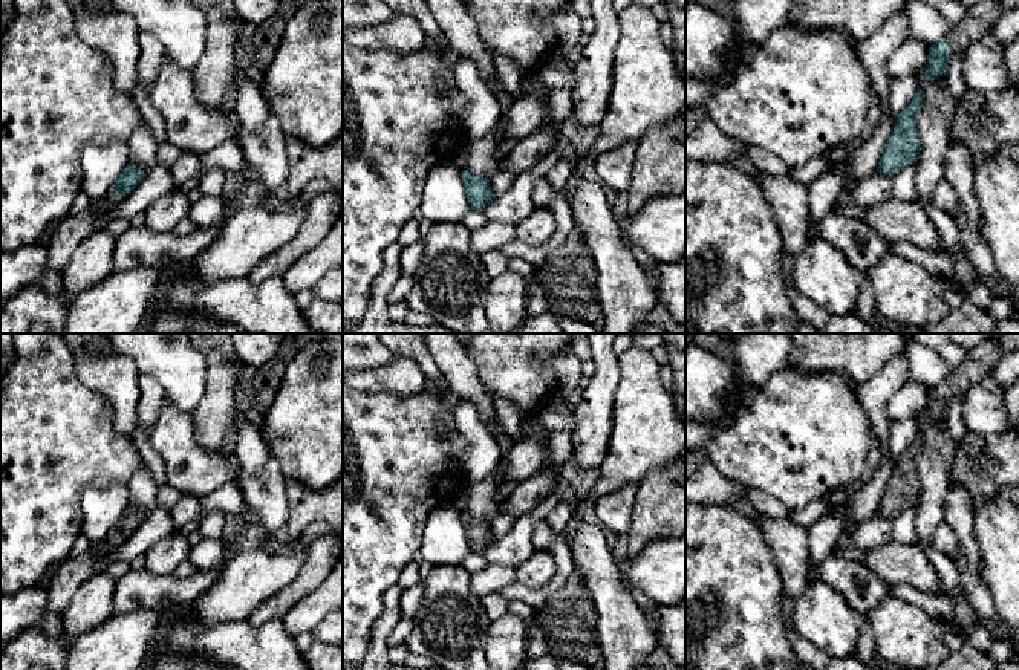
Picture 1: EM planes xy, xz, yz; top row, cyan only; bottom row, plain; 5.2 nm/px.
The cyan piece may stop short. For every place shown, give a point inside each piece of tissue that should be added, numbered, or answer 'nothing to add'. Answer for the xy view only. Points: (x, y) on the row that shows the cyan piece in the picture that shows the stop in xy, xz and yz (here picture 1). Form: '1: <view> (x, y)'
1: xy (110, 199)

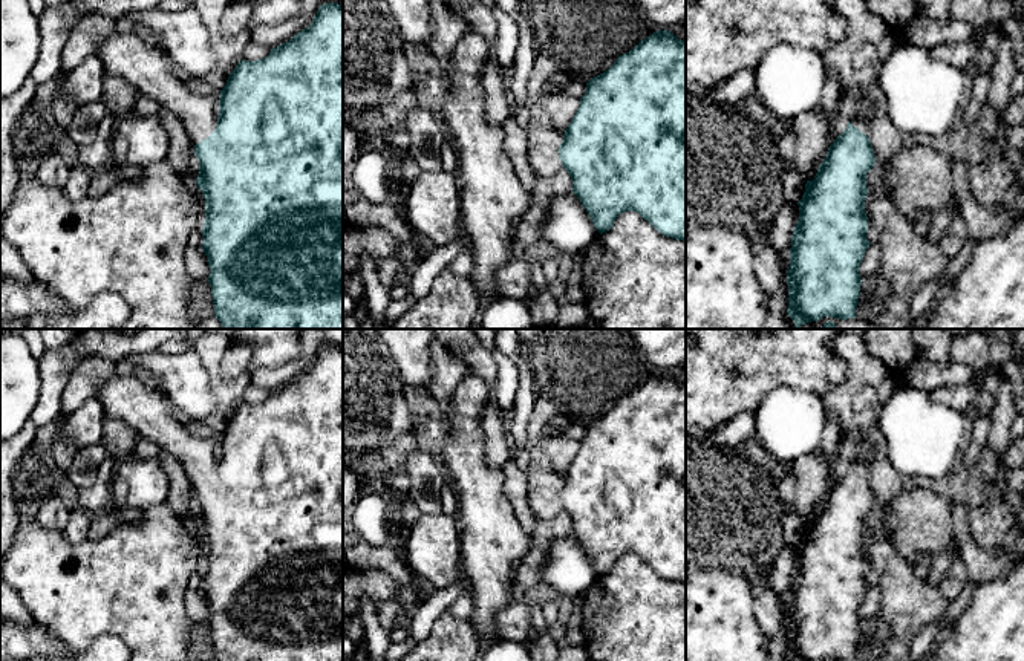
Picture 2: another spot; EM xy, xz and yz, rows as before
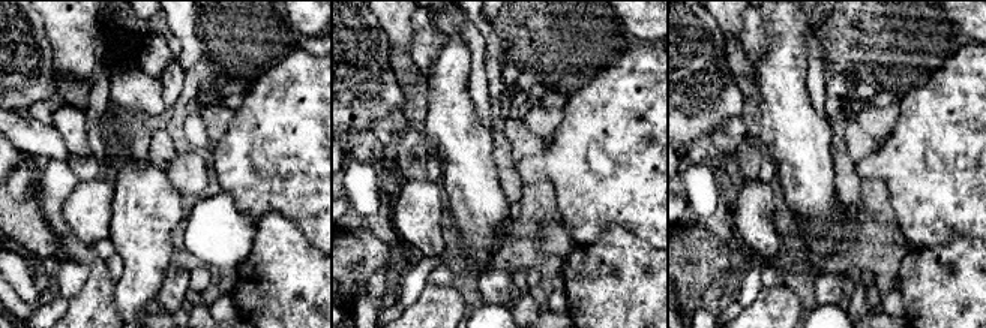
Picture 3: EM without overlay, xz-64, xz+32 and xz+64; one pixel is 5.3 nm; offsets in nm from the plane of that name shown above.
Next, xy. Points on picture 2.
1: xy (147, 68)

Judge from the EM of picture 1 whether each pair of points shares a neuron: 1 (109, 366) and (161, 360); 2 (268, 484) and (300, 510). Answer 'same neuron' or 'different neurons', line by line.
1: different neurons
2: different neurons

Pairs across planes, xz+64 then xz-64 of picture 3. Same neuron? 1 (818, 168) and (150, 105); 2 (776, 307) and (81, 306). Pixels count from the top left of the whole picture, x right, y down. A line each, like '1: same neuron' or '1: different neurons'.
1: different neurons
2: same neuron

